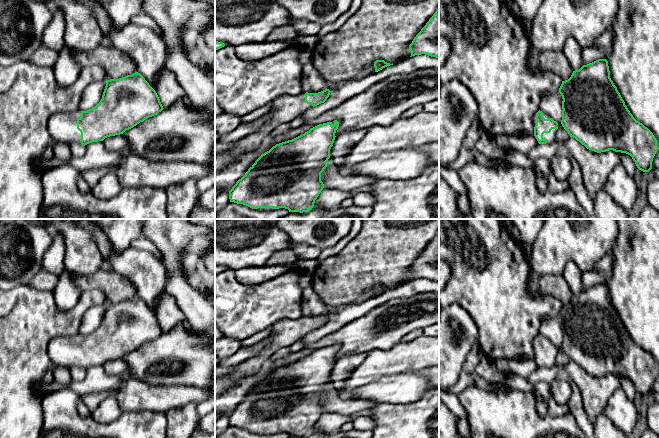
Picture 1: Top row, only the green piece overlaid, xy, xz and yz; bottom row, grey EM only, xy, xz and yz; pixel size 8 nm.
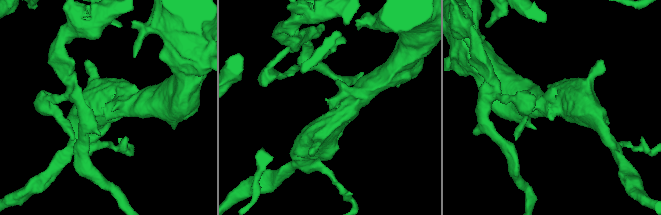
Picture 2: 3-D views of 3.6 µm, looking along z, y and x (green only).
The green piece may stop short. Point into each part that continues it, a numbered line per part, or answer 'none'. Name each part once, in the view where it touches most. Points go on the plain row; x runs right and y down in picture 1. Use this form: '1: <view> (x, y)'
1: xy (62, 351)

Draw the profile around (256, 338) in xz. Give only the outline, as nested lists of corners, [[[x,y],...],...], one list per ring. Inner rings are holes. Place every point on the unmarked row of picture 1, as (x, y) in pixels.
[[[272,325],[267,327],[266,329],[254,334],[253,336],[241,341],[241,348],[250,347],[254,344],[259,343],[260,341],[269,337],[272,331]]]

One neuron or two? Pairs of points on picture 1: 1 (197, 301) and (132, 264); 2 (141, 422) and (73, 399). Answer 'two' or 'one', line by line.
1: two
2: one

